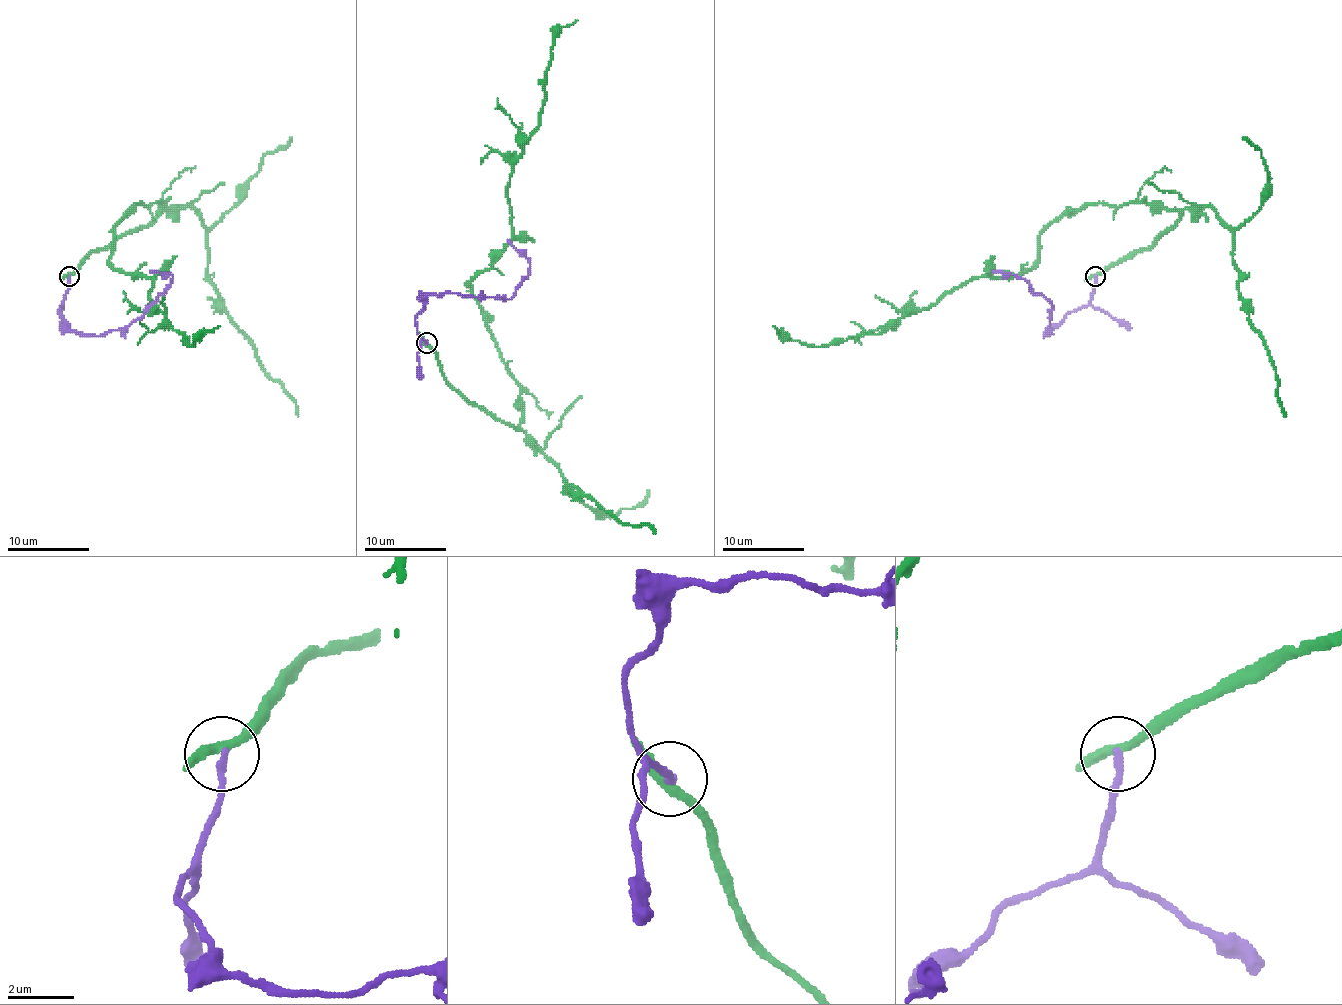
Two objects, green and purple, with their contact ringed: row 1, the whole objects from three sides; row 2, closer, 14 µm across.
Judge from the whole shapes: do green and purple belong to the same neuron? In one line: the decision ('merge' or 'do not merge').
do not merge

